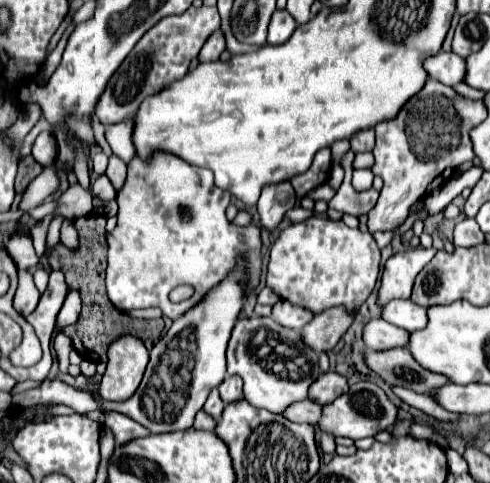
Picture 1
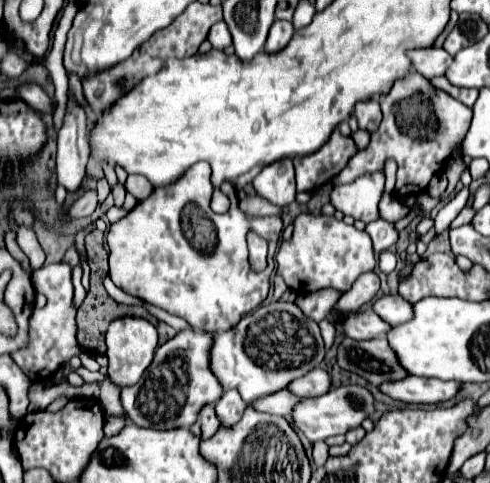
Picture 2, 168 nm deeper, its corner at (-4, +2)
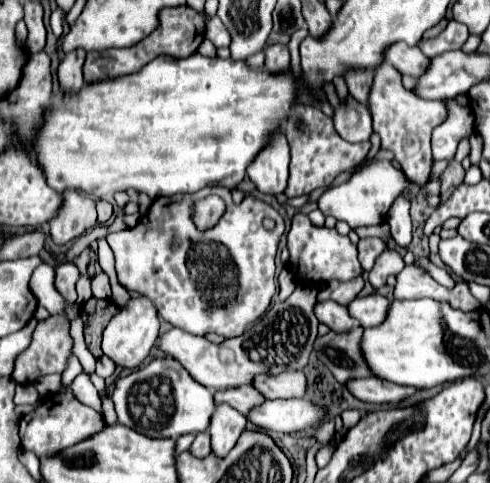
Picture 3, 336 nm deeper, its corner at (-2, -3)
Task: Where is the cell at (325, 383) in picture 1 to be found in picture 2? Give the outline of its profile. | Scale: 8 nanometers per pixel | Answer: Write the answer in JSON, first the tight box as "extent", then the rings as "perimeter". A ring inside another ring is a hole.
{"extent":[286,367,330,397],"perimeter":[[[316,367],[312,371],[308,371],[308,375],[294,379],[286,389],[300,397],[318,397],[318,395],[324,395],[326,391],[330,391],[330,375],[324,369]]]}

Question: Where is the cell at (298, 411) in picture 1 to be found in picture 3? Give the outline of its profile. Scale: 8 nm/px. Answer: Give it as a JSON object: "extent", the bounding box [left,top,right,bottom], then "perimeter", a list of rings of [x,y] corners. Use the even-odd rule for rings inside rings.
{"extent":[214,388,266,416],"perimeter":[[[236,388],[230,392],[214,392],[214,398],[218,404],[220,402],[232,404],[232,408],[236,408],[244,416],[266,400],[256,388]]]}

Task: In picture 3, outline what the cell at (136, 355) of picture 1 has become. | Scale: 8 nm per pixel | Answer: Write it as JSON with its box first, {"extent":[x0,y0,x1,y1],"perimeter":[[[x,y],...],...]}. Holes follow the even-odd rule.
{"extent":[102,298,158,370],"perimeter":[[[132,298],[106,326],[104,330],[104,340],[102,340],[102,352],[116,362],[116,366],[120,368],[128,368],[128,370],[136,370],[144,364],[144,360],[148,358],[152,346],[158,340],[158,314],[154,304],[148,298]]]}

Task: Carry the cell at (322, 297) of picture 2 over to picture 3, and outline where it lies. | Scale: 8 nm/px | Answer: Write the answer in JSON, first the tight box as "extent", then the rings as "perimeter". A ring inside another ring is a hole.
{"extent":[318,278,364,306],"perimeter":[[[362,278],[350,280],[350,282],[338,282],[338,280],[334,280],[334,282],[330,282],[326,288],[322,288],[318,292],[318,302],[322,302],[322,300],[334,300],[334,302],[338,302],[342,306],[348,306],[358,296],[358,292],[362,290],[362,286],[364,286]]]}

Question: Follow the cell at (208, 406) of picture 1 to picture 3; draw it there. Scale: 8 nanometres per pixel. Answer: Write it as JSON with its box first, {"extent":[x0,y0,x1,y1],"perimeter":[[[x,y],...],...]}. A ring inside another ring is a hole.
{"extent":[190,432,212,458],"perimeter":[[[208,432],[196,434],[196,440],[194,440],[194,444],[190,446],[190,452],[192,452],[194,456],[198,456],[198,458],[208,456],[208,454],[212,452],[212,448],[210,448],[210,434],[208,434]]]}

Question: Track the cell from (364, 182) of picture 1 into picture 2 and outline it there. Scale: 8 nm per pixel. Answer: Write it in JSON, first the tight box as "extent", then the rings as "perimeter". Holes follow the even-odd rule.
{"extent":[330,171,384,223],"perimeter":[[[384,171],[364,173],[356,181],[336,185],[330,193],[330,203],[344,215],[352,215],[364,223],[380,217],[378,203],[384,193]]]}

